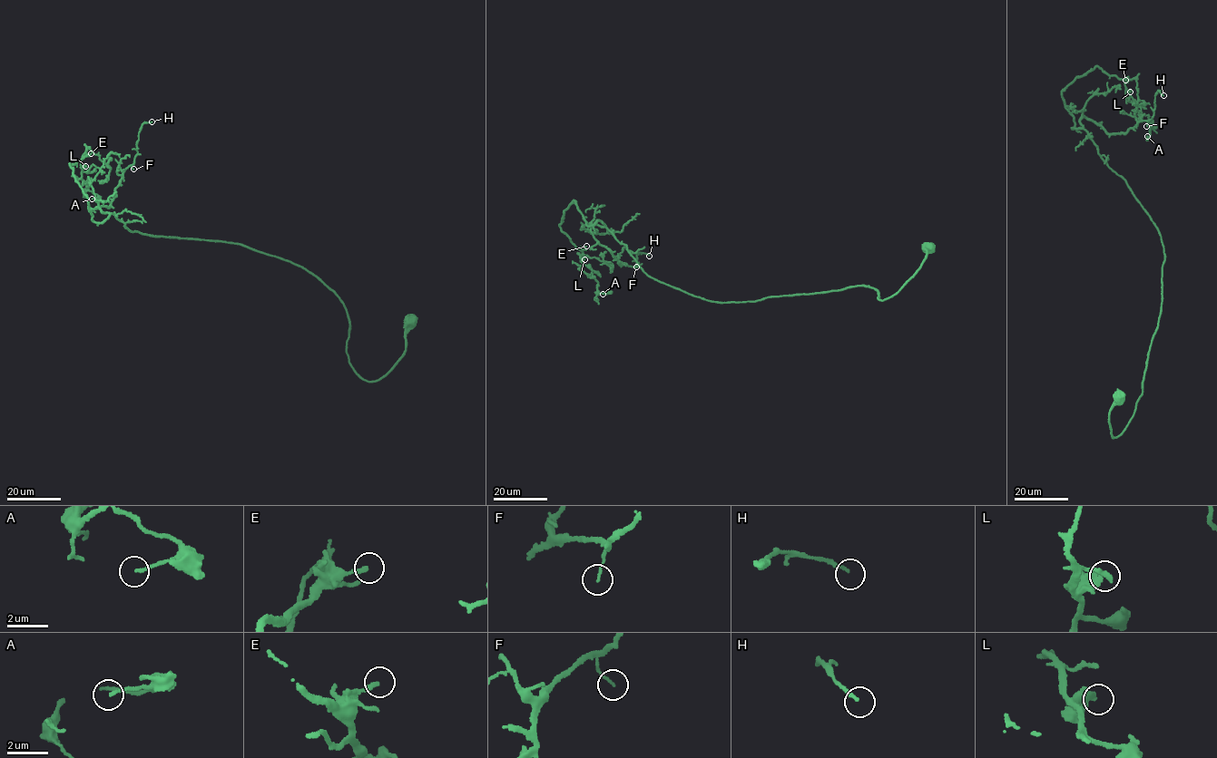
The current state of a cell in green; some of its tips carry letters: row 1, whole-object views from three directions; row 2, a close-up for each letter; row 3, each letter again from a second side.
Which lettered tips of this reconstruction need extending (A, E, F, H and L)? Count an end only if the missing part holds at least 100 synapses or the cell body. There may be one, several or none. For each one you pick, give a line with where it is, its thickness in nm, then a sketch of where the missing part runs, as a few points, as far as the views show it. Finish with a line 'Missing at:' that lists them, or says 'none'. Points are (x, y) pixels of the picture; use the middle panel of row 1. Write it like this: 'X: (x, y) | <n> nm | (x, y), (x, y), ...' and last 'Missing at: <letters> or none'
Missing at: none

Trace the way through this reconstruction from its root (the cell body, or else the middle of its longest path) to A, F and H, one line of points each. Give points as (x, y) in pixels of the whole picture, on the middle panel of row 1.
A: (927, 247), (882, 301), (863, 285), (719, 303), (650, 277), (574, 200), (559, 226), (603, 294)
F: (927, 247), (882, 301), (863, 285), (721, 303), (650, 277), (612, 232), (592, 228), (618, 263), (636, 267)
H: (927, 247), (882, 301), (863, 285), (721, 303), (650, 277), (612, 232), (591, 228), (618, 263), (649, 256)

